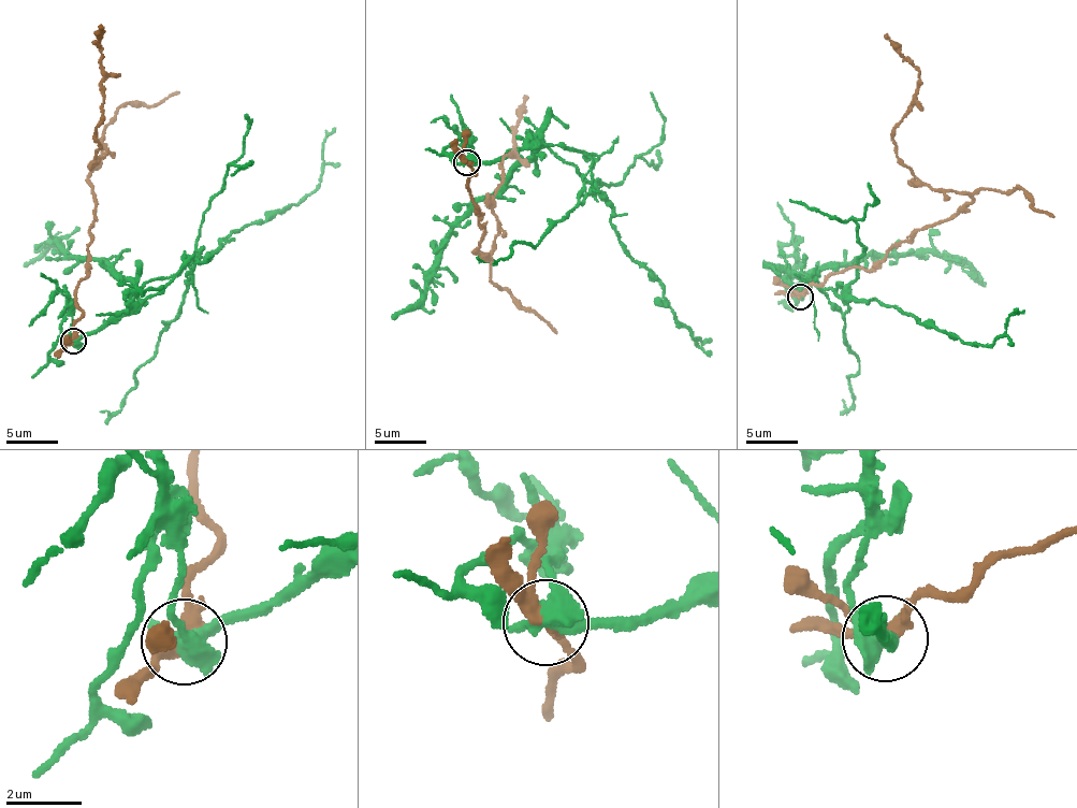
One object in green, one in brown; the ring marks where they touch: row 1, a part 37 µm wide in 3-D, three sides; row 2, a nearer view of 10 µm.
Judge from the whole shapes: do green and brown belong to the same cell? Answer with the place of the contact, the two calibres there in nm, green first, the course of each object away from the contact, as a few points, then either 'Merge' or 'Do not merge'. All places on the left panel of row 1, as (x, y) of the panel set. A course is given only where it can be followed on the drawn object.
Place: (73, 341). Thickness 500 nm (green) against 280 nm. Course of green: (73, 342), (130, 308), (144, 284), (178, 275), (231, 231), (307, 197), (317, 187), (322, 148), (334, 127). Course of brown: (73, 342), (96, 207), (90, 179), (107, 152), (95, 155), (101, 24). Do not merge

